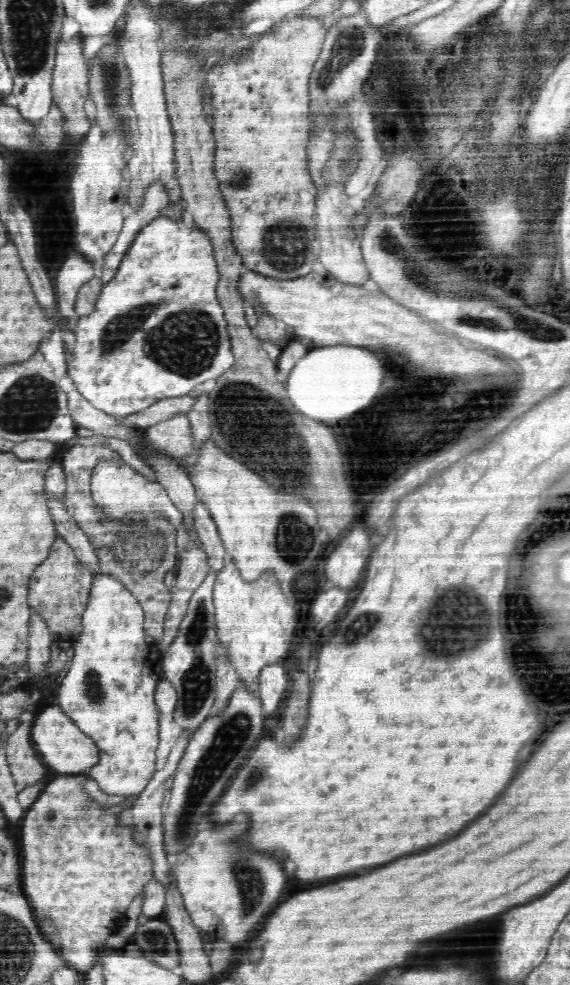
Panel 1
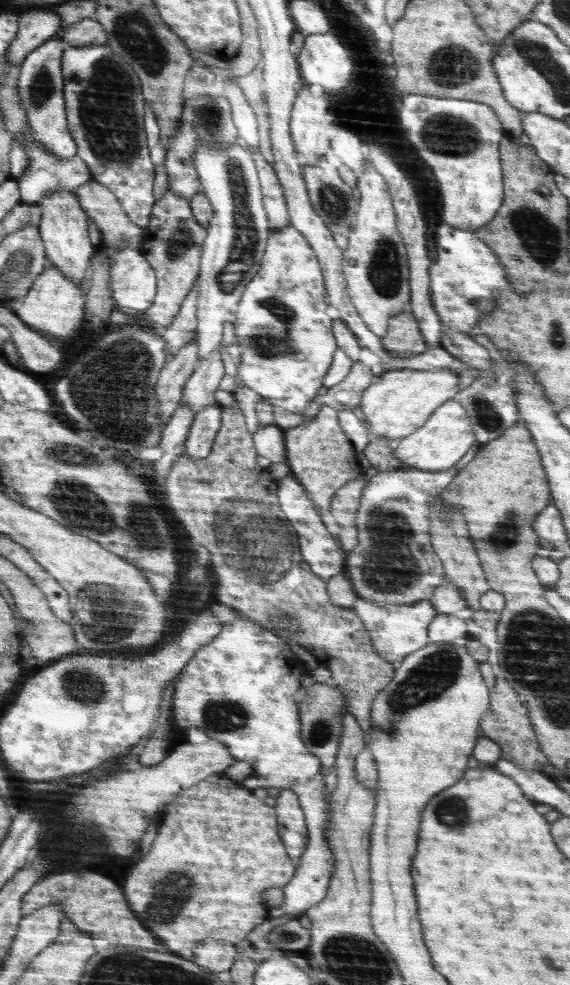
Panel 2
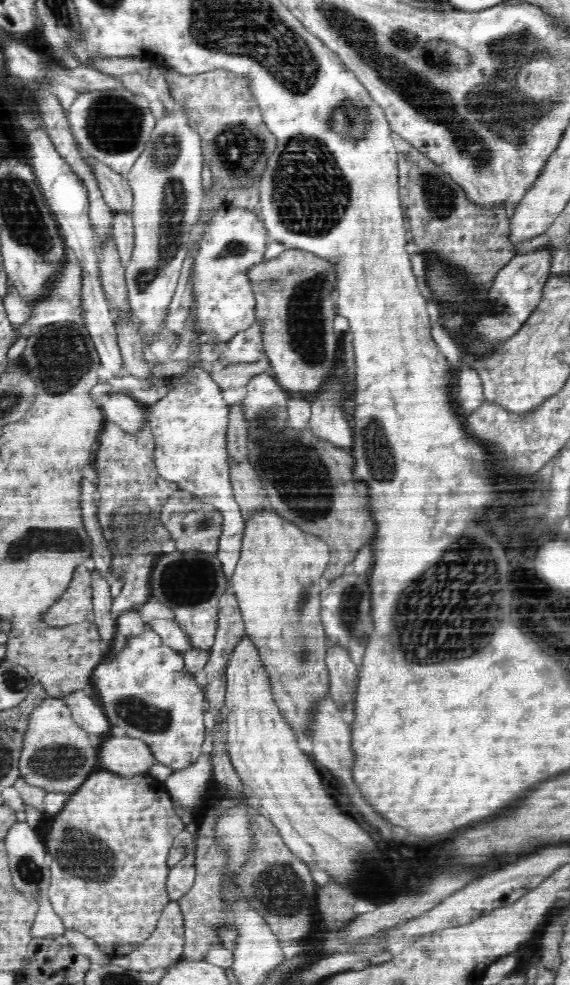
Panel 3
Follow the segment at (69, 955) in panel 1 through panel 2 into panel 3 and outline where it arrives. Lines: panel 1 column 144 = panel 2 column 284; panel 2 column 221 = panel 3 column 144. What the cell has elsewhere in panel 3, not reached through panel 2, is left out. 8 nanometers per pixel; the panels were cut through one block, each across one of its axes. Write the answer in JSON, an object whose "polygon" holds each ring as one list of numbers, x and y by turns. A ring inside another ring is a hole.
{"polygon":[[113,772,92,774,86,784,74,792,74,798,68,800,66,806,54,815,52,828,48,836,43,838,51,872,51,884,46,894,54,911,62,918,65,929,85,934,88,939,104,947,111,958,135,952,154,932,162,912,171,902,166,889,170,869,166,858,174,838,185,829,185,824,174,812,174,804,164,788,164,782,152,778,152,790,146,784,146,776,151,775,143,773,126,778],[152,802,154,812,140,812,150,808]]}

